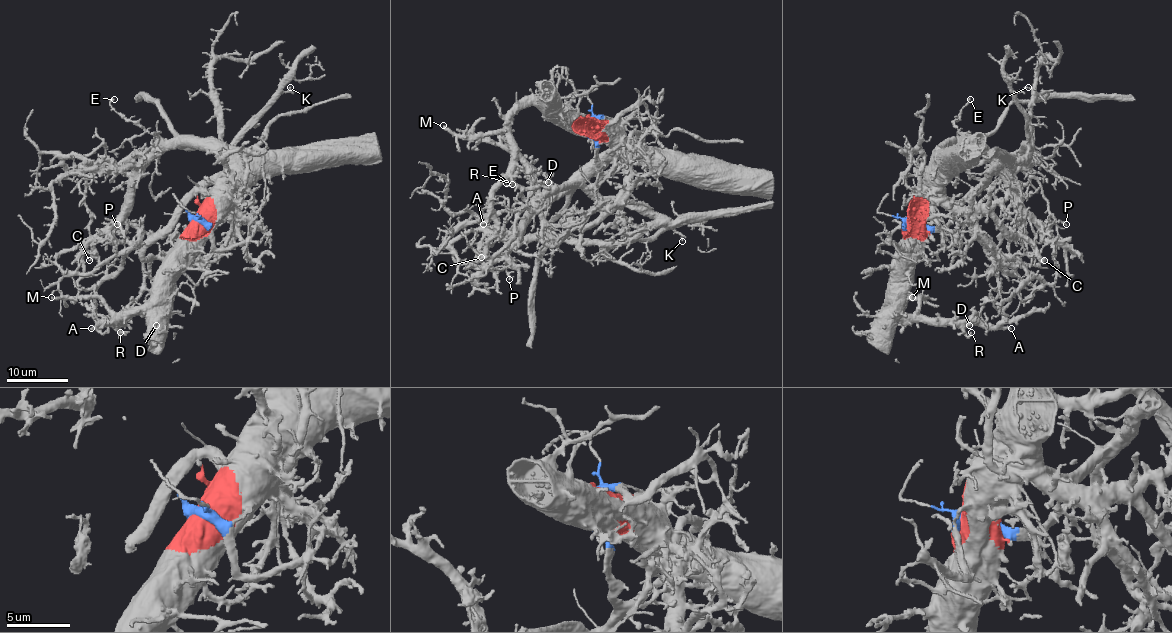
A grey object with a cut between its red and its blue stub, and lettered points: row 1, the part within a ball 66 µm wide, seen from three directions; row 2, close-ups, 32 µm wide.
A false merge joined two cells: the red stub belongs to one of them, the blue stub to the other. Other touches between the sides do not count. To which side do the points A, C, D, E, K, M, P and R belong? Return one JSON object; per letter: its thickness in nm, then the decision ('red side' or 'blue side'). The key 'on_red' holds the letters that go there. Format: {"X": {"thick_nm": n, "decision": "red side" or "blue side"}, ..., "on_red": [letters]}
{"A": {"thick_nm": 360, "decision": "red side"}, "C": {"thick_nm": 280, "decision": "red side"}, "D": {"thick_nm": 340, "decision": "red side"}, "E": {"thick_nm": 200, "decision": "red side"}, "K": {"thick_nm": 160, "decision": "blue side"}, "M": {"thick_nm": 280, "decision": "red side"}, "P": {"thick_nm": 190, "decision": "red side"}, "R": {"thick_nm": 180, "decision": "red side"}, "on_red": ["A", "C", "D", "E", "M", "P", "R"]}

